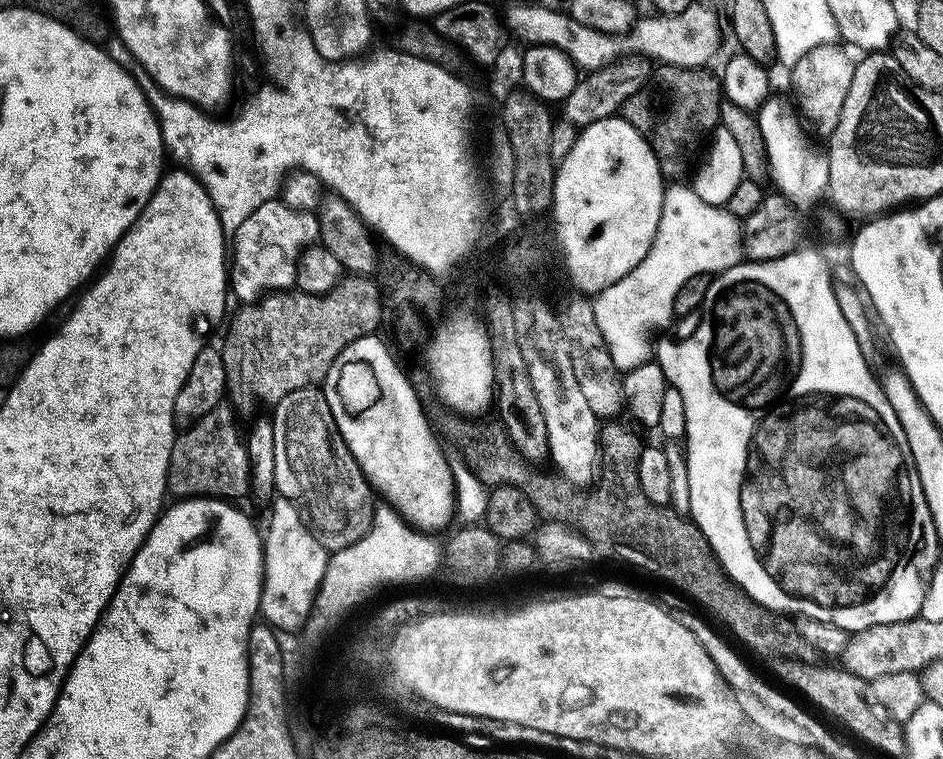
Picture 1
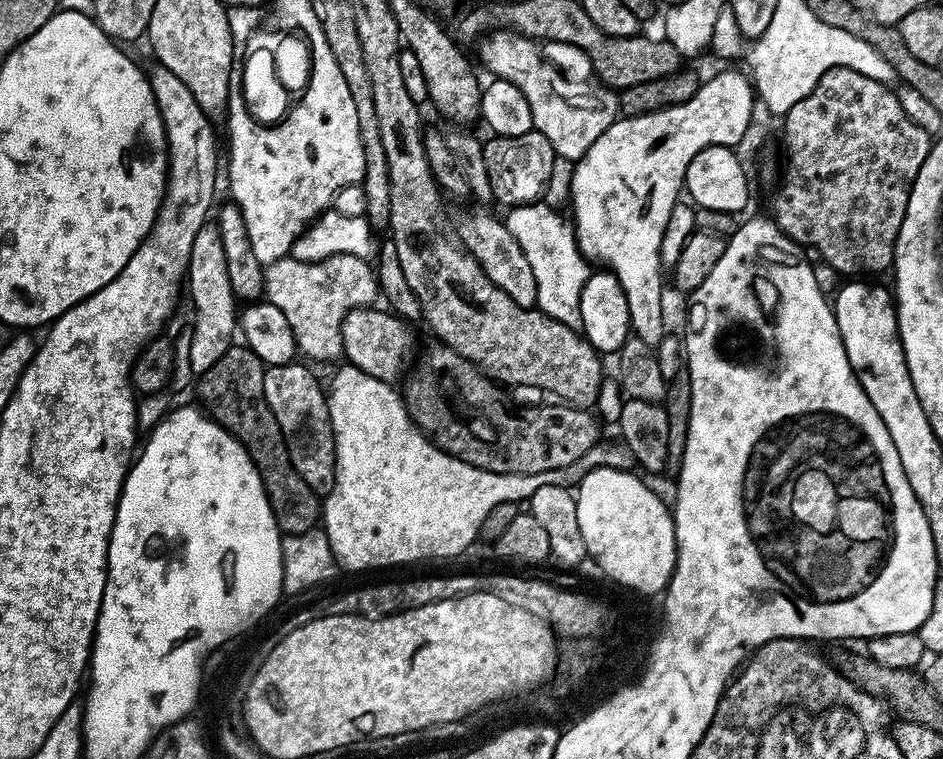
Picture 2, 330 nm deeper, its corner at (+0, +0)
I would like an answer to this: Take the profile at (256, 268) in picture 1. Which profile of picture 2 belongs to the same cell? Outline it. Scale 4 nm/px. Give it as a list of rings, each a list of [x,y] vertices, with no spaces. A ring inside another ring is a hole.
[[[338,254],[322,262],[298,262],[285,258],[267,265],[264,269],[264,296],[267,303],[278,306],[286,314],[286,322],[292,327],[296,347],[312,360],[340,360],[344,355],[342,346],[342,322],[352,308],[367,308],[378,300],[378,281],[373,265],[350,254]]]

